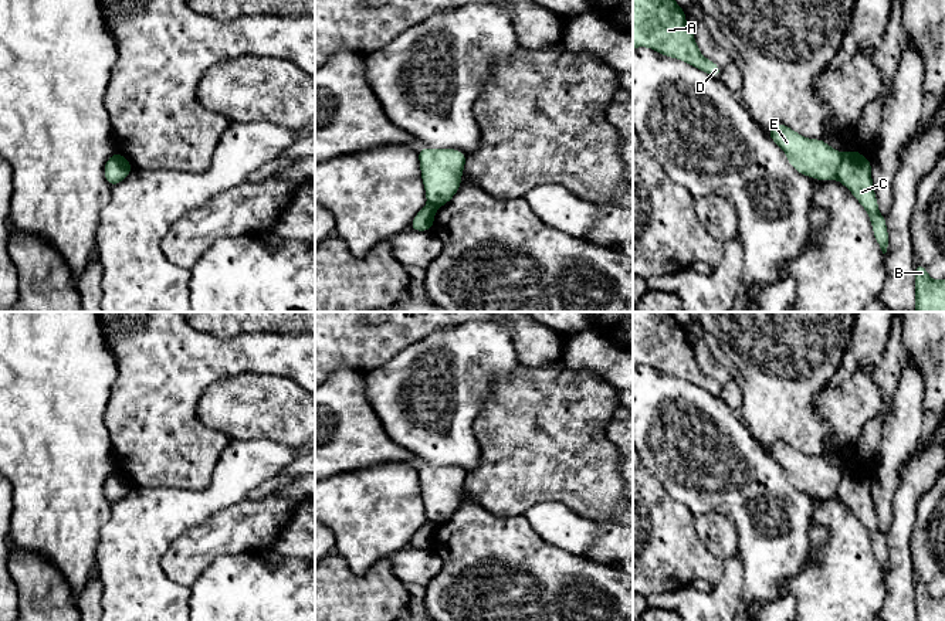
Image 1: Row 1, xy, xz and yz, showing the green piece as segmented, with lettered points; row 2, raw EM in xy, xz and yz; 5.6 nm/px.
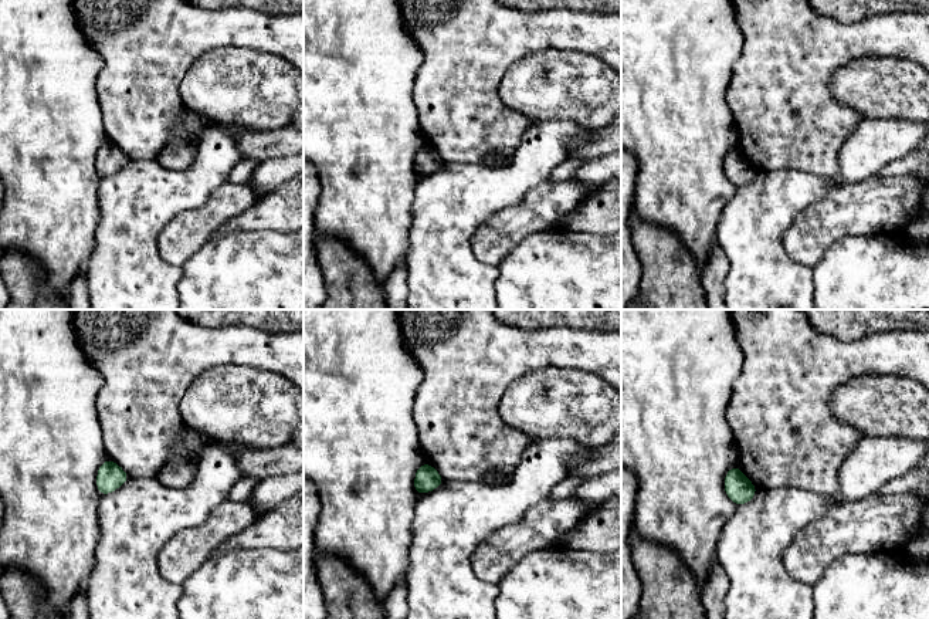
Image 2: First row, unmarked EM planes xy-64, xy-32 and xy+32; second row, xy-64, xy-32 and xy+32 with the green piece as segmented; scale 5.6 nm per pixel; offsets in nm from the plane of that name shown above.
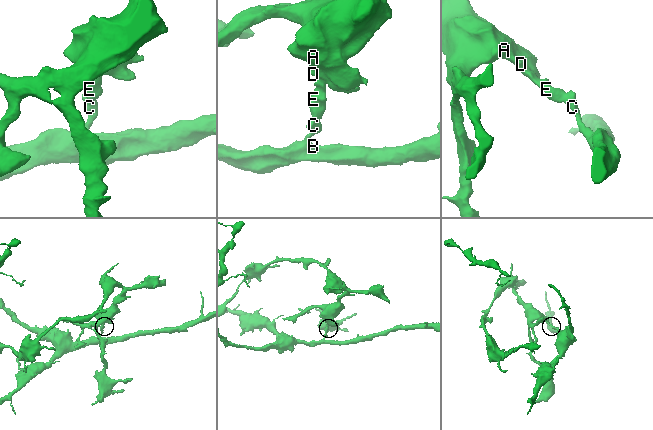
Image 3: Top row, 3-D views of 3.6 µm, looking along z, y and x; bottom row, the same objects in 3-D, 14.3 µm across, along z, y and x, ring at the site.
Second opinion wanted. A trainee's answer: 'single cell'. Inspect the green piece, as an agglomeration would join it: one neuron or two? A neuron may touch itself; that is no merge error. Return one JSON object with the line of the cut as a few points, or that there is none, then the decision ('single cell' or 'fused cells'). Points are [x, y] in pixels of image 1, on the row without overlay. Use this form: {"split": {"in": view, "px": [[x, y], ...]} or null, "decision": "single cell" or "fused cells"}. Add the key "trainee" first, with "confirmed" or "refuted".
{"trainee": "refuted", "split": {"in": "yz", "px": [[843, 472], [836, 495]]}, "decision": "fused cells"}

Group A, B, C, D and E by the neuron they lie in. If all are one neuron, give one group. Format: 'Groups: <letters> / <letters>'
Groups: A D E / B C

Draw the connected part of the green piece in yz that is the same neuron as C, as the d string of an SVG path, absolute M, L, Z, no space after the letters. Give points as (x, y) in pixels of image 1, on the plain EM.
M847 468L843 472L837 498L851 509L854 516L867 529L871 537L874 556L883 571L885 571L890 556L885 535L880 532L875 516L874 500L871 496L871 478L864 475L858 468Z

